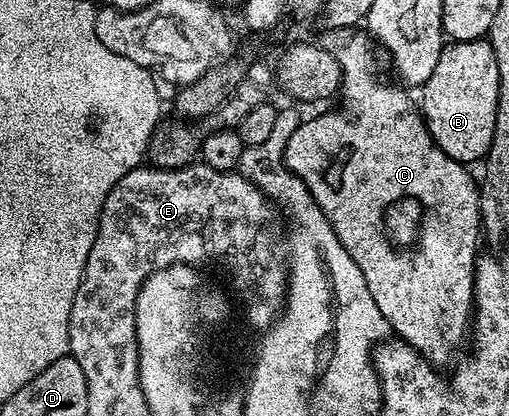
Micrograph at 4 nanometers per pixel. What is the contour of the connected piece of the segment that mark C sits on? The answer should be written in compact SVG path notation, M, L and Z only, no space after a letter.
M340 32L332 40L334 52L337 54L340 65L340 88L339 97L344 97L344 102L348 105L348 114L320 114L317 118L301 121L300 126L290 138L290 144L286 144L284 149L284 162L292 169L292 173L297 174L301 181L306 184L310 196L322 208L334 236L346 248L350 254L350 260L362 268L362 276L366 276L366 288L370 288L370 296L374 296L374 304L378 304L378 312L387 320L391 333L407 346L413 346L417 352L428 359L433 364L444 362L460 346L460 341L465 341L470 330L470 319L474 313L474 303L472 301L472 276L476 272L476 260L478 249L472 243L472 238L481 237L482 227L480 224L480 192L478 182L472 179L472 174L467 165L458 160L454 160L432 139L432 133L428 130L428 124L424 121L423 113L412 106L412 98L407 89L399 85L391 86L388 82L379 82L372 69L376 66L376 54L372 51L374 42L367 33L361 32Z

